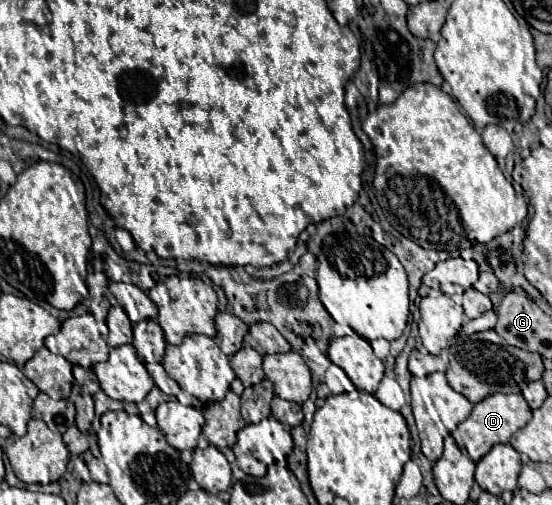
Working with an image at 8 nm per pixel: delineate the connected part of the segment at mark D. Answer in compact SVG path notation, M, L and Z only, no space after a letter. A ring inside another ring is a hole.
M491 394L485 400L477 402L473 406L473 412L469 414L467 420L463 420L455 430L453 430L453 438L457 442L459 448L465 448L471 456L473 462L481 460L481 456L485 456L495 444L499 442L509 442L511 434L515 434L515 430L523 428L527 422L531 420L531 408L527 406L525 398L521 394Z

